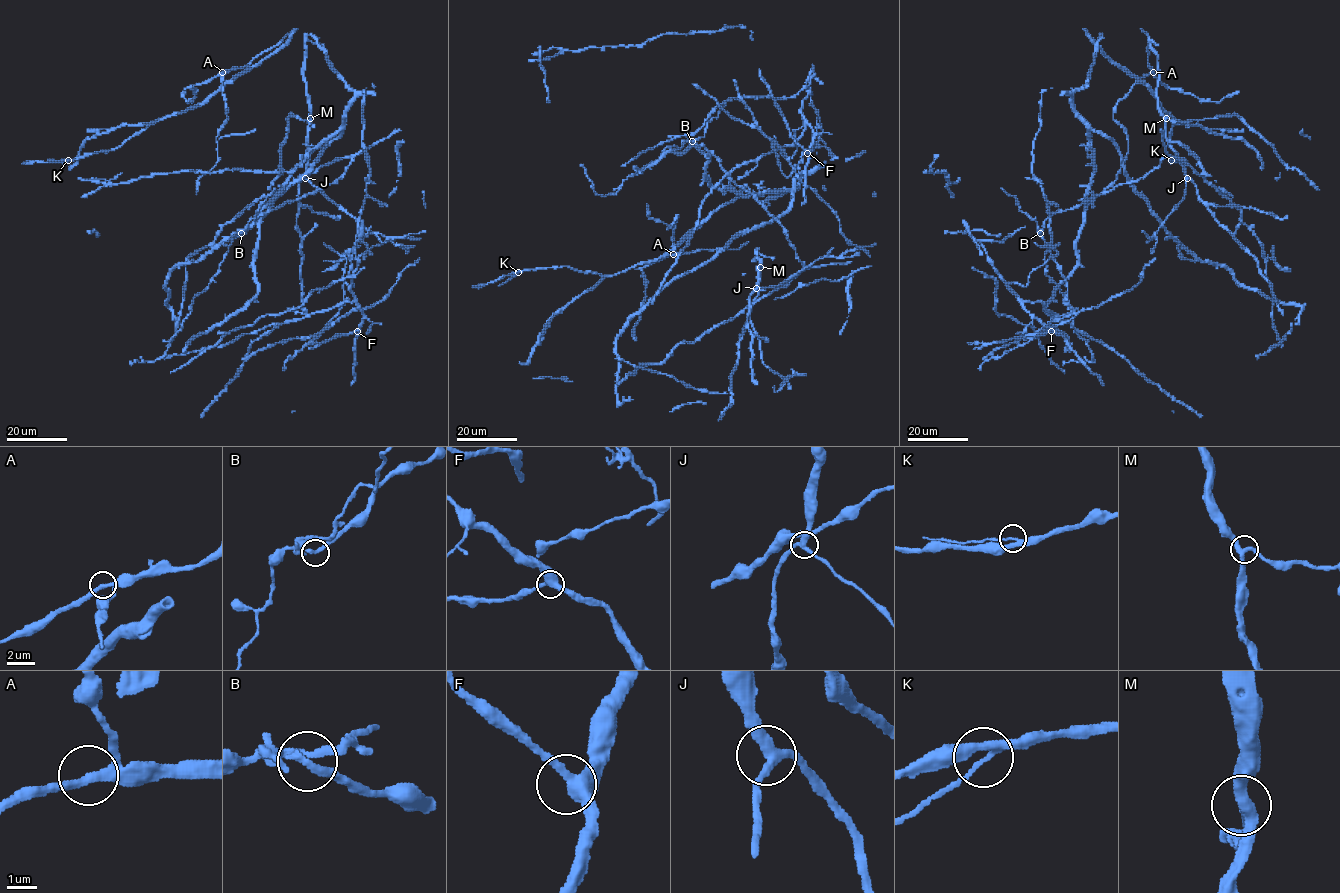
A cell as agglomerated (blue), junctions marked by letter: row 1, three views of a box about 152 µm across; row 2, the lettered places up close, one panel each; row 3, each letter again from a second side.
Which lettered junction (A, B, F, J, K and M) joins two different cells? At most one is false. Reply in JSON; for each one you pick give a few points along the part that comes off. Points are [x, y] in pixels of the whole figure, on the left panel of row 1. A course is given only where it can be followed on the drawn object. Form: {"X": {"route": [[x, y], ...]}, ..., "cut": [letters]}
{"B": {"route": [[241, 233], [231, 236], [219, 270], [194, 297], [191, 313], [164, 355], [153, 361], [129, 363]]}, "cut": ["B"]}

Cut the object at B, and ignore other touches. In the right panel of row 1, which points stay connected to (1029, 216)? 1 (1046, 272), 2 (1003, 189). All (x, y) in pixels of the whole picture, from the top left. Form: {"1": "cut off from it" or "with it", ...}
{"1": "with it", "2": "with it"}

